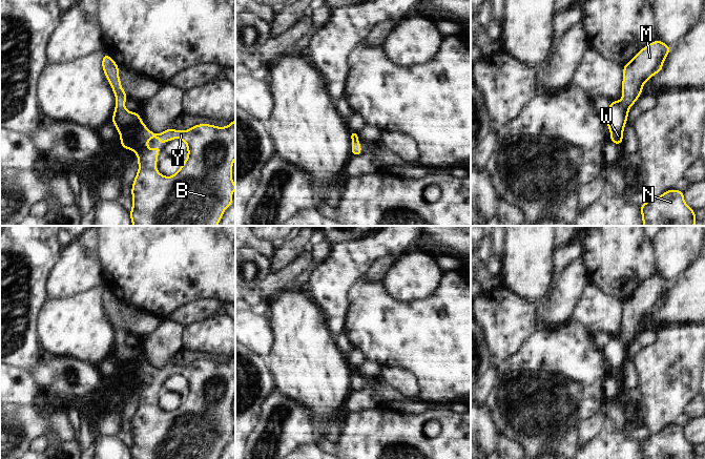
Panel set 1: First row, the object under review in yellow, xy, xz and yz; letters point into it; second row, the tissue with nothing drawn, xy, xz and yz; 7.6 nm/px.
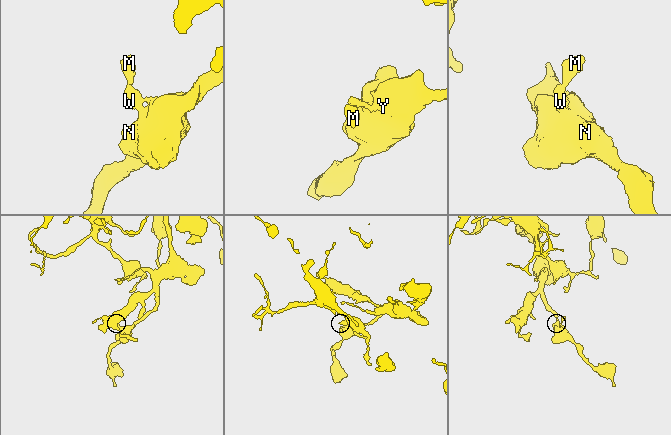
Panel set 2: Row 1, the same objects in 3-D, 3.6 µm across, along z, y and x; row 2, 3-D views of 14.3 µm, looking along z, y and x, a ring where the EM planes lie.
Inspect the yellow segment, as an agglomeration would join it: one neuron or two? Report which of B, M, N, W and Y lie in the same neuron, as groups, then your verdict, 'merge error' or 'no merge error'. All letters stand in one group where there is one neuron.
B M N W Y | no merge error

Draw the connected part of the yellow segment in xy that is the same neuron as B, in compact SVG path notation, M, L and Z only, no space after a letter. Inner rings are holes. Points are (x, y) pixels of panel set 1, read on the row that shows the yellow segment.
M104 54L102 69L117 100L111 122L120 133L121 148L132 150L138 158L139 170L131 186L132 208L129 212L131 224L133 226L217 226L225 210L234 203L232 192L235 190L235 184L232 181L232 166L235 160L235 120L225 127L196 124L187 130L175 130L169 127L161 133L154 133L147 128L139 112L128 111L125 108L127 93L122 88L118 75L120 67L109 55ZM153 138L157 138L160 144L149 150L148 140ZM174 139L180 139L186 144L188 154L173 175L165 176L157 170L158 155L162 148L161 144Z

